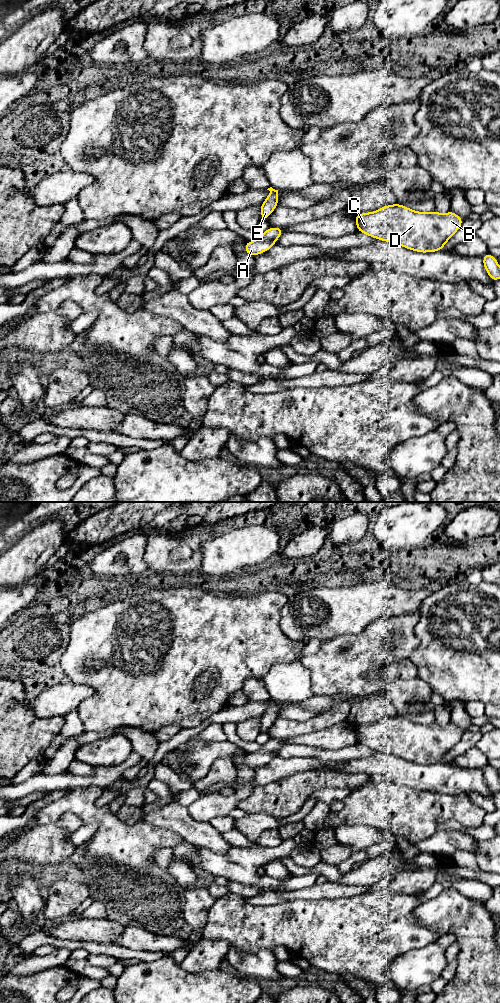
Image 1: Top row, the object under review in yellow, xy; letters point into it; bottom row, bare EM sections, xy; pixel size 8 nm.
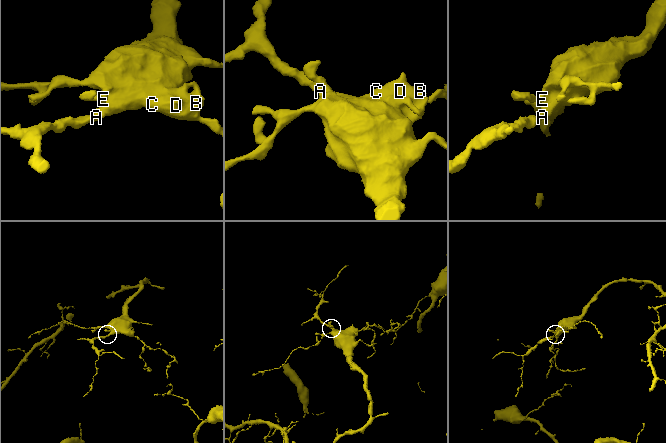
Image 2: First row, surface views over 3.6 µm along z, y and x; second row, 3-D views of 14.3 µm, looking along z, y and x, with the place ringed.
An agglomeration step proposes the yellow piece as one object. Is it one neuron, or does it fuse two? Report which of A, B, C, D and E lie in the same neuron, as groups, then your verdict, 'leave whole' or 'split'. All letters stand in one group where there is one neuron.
groups A B C D E; leave whole

